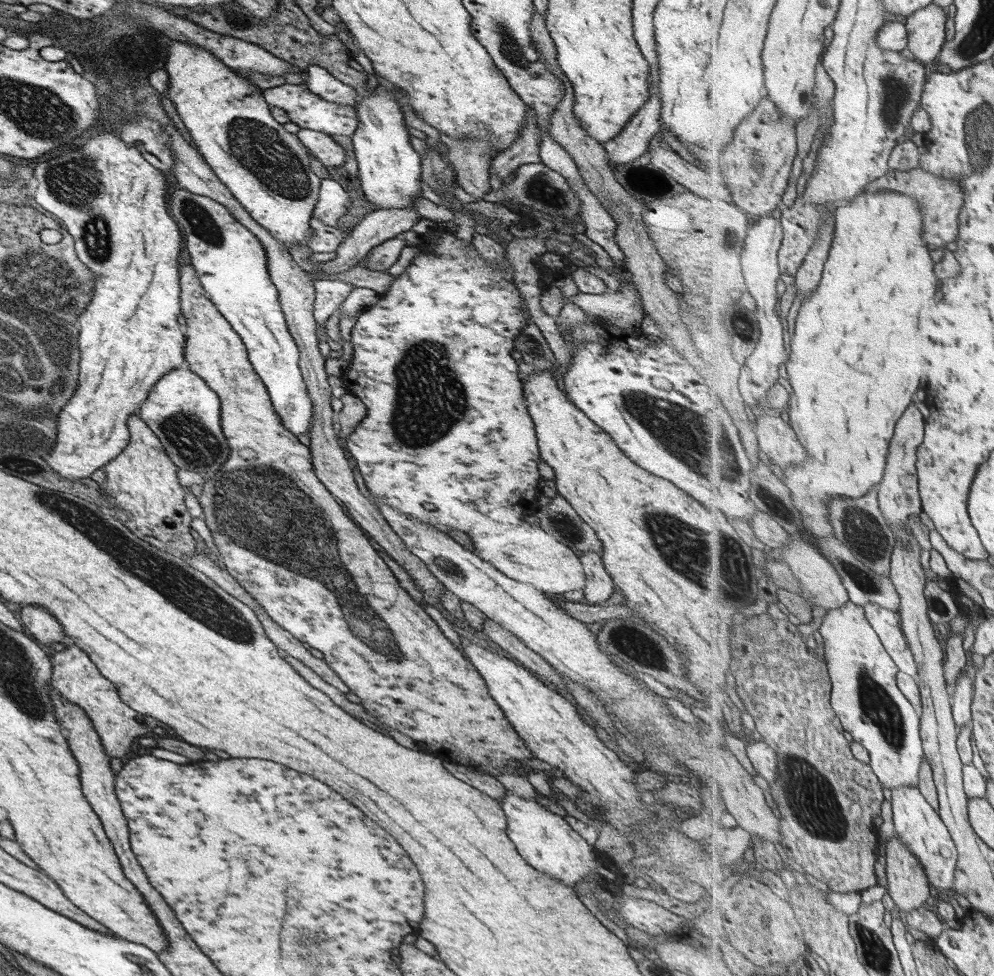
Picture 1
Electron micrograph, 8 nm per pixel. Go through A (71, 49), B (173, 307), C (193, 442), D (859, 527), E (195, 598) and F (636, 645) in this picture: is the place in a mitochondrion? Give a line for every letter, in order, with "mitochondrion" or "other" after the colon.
A: other
B: other
C: mitochondrion
D: mitochondrion
E: mitochondrion
F: mitochondrion

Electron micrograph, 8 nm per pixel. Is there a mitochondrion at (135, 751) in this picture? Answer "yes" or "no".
no

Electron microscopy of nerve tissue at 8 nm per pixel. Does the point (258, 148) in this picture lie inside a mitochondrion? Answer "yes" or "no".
yes

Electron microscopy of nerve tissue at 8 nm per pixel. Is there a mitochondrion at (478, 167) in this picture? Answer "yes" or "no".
no

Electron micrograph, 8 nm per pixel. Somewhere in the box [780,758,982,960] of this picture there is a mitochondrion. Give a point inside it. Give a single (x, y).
(815, 800)

